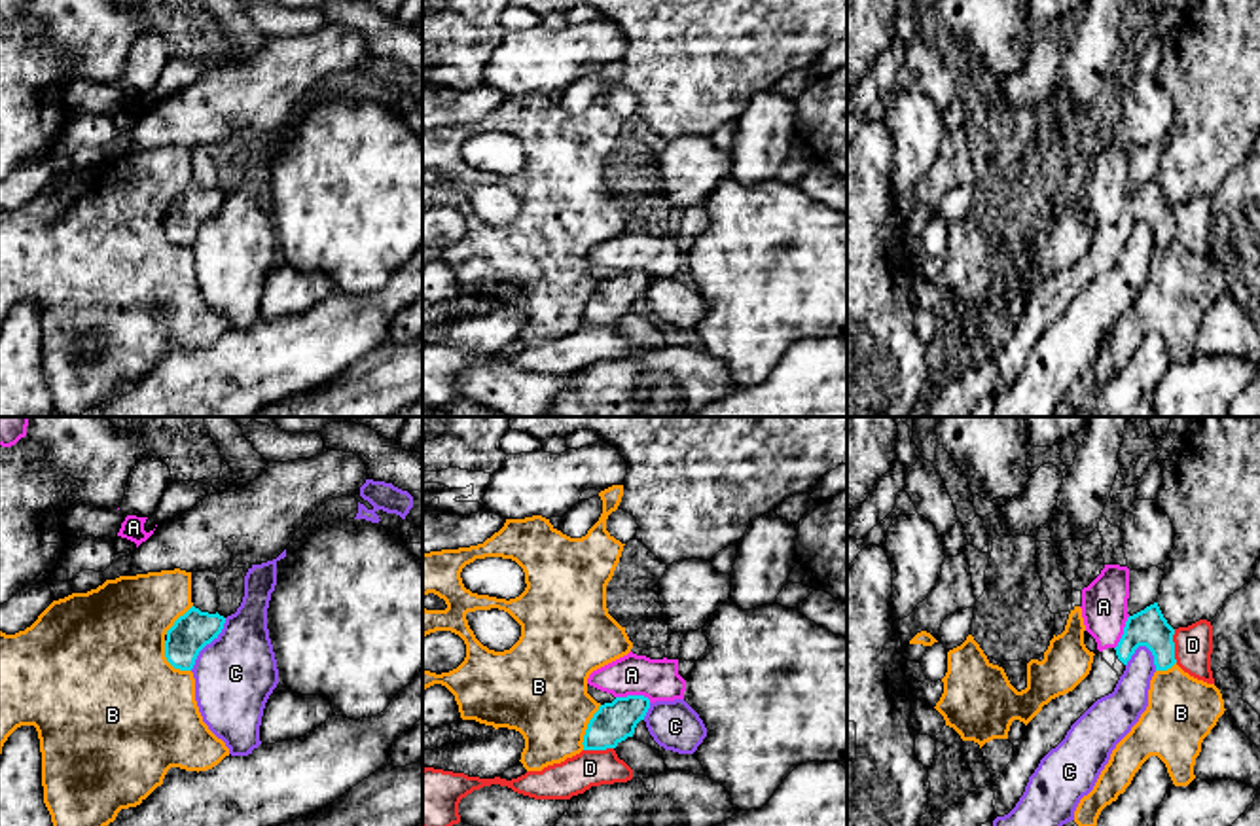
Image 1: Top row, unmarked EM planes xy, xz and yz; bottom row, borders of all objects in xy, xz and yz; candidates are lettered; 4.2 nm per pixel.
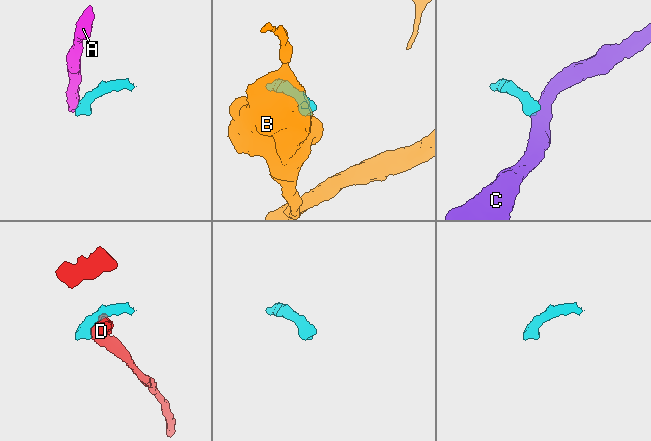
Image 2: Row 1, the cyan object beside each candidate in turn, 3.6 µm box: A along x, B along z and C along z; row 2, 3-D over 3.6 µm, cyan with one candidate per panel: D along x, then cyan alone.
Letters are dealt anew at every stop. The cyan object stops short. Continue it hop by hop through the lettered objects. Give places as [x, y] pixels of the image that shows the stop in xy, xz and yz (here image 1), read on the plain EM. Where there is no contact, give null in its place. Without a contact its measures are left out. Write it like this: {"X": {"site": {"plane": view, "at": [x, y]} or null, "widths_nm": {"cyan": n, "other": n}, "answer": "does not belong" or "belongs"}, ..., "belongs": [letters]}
{"A": {"site": {"plane": "xz", "at": [633, 271]}, "widths_nm": {"cyan": 170, "other": 180}, "answer": "does not belong"}, "B": {"site": {"plane": "xz", "at": [588, 304]}, "widths_nm": {"cyan": 170, "other": 380}, "answer": "does not belong"}, "C": {"site": {"plane": "xy", "at": [207, 218]}, "widths_nm": {"cyan": 160, "other": 340}, "answer": "does not belong"}, "D": {"site": {"plane": "yz", "at": [1173, 222]}, "widths_nm": {"cyan": 160, "other": 160}, "answer": "does not belong"}, "belongs": []}

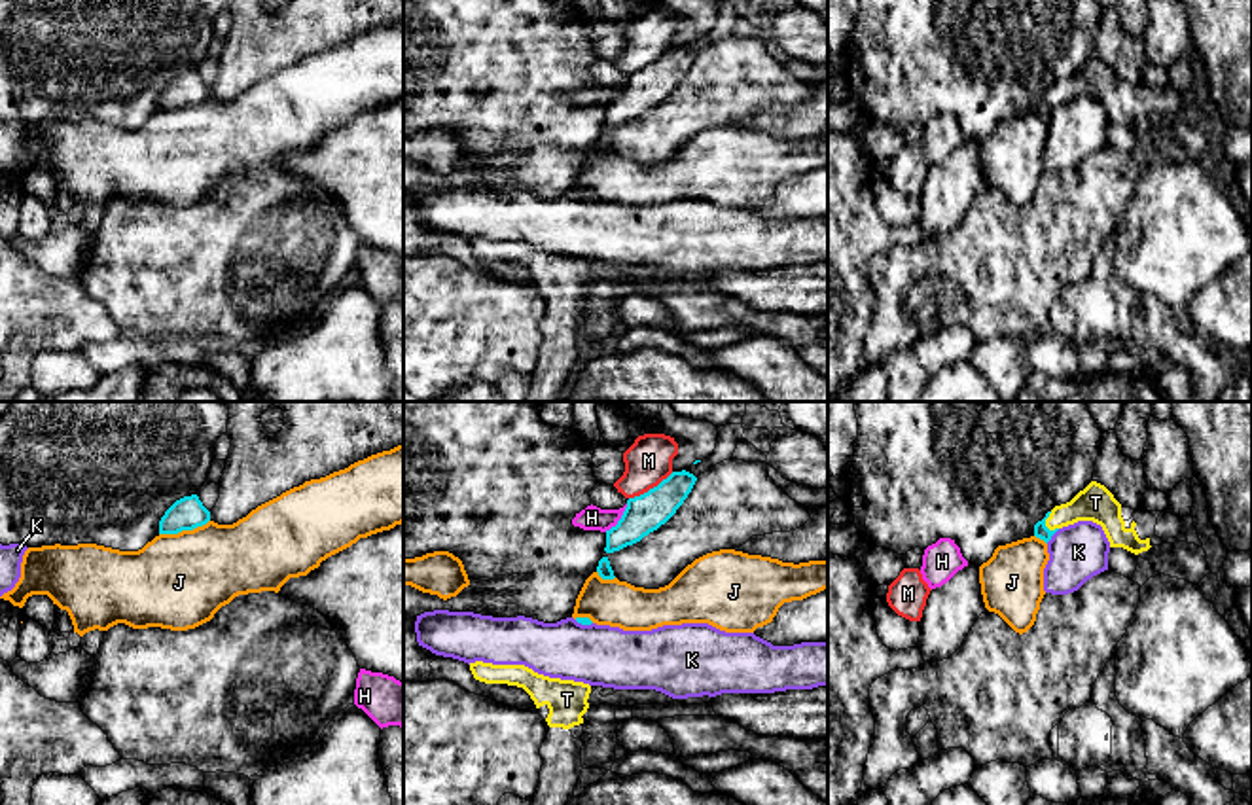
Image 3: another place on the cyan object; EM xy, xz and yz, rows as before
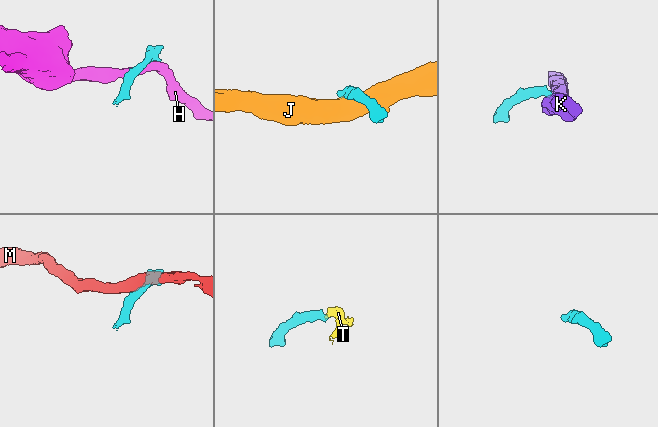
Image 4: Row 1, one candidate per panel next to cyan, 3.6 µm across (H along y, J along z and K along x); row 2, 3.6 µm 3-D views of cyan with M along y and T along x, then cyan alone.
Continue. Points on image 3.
{"H": {"site": {"plane": "xz", "at": [620, 95]}, "widths_nm": {"cyan": 160, "other": 100}, "answer": "does not belong"}, "J": {"site": {"plane": "xy", "at": [184, 105]}, "widths_nm": {"cyan": 140, "other": 400}, "answer": "does not belong"}, "K": {"site": {"plane": "yz", "at": [1052, 110]}, "widths_nm": {"cyan": 60, "other": 240}, "answer": "does not belong"}, "M": {"site": {"plane": "xz", "at": [650, 65]}, "widths_nm": {"cyan": 160, "other": 200}, "answer": "does not belong"}, "T": {"site": {"plane": "yz", "at": [1044, 97]}, "widths_nm": {"cyan": 60, "other": 160}, "answer": "belongs"}, "belongs": ["T"]}

